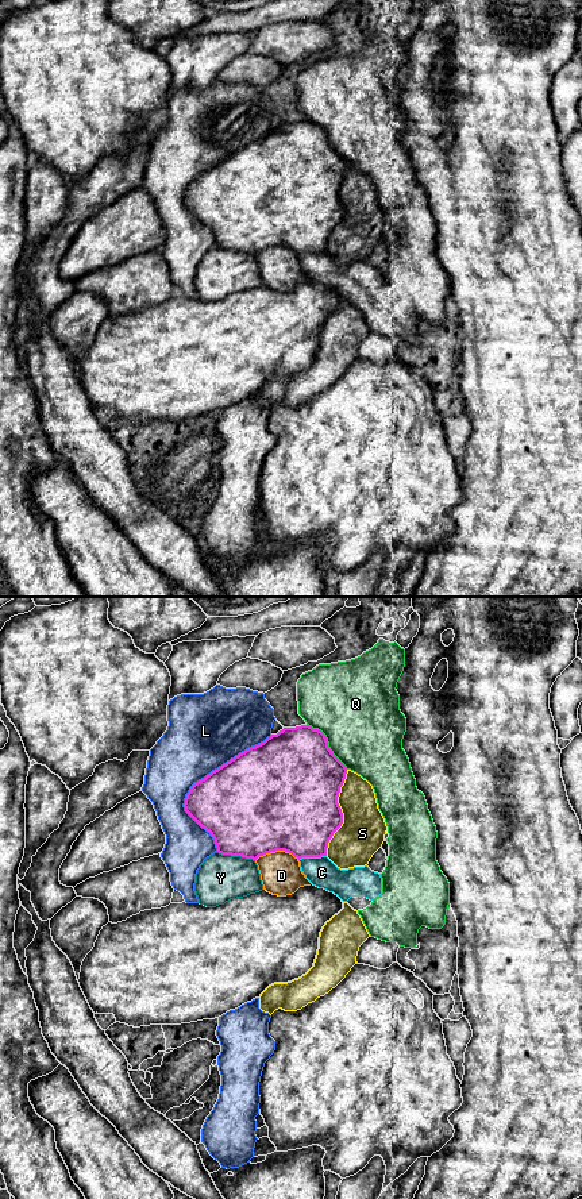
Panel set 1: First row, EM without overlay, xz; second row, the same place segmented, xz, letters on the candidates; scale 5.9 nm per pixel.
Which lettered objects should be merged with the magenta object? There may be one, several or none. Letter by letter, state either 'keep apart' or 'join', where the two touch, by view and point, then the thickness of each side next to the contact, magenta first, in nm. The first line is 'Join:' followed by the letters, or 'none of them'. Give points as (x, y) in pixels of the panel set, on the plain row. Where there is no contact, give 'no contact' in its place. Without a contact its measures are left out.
Join: D
C: keep apart; meets magenta in xz at (312, 251); 440 nm thick on the magenta side, 180 nm on the other
D: join; meets magenta in xz at (277, 245); 500 nm thick on the magenta side, 240 nm on the other
L: keep apart; meets magenta in xz at (199, 176); 460 nm thick on the magenta side, 400 nm on the other
Q: keep apart; meets magenta in xz at (327, 138); 480 nm thick on the magenta side, 480 nm on the other
S: keep apart; meets magenta in xz at (342, 208); 460 nm thick on the magenta side, 280 nm on the other
Y: keep apart; meets magenta in xz at (236, 250); 500 nm thick on the magenta side, 280 nm on the other

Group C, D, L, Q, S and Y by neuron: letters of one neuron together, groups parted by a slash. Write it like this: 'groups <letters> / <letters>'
groups C Q / D / L / S / Y

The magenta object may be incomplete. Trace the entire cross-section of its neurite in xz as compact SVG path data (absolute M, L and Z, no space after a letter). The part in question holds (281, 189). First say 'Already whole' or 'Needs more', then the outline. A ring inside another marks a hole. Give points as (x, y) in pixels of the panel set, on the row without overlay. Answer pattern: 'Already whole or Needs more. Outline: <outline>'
Needs more. Outline: M284 123L194 178L184 203L211 228L219 248L253 254L263 285L286 292L312 279L298 255L327 251L328 238L343 219L338 192L346 169L321 126Z

